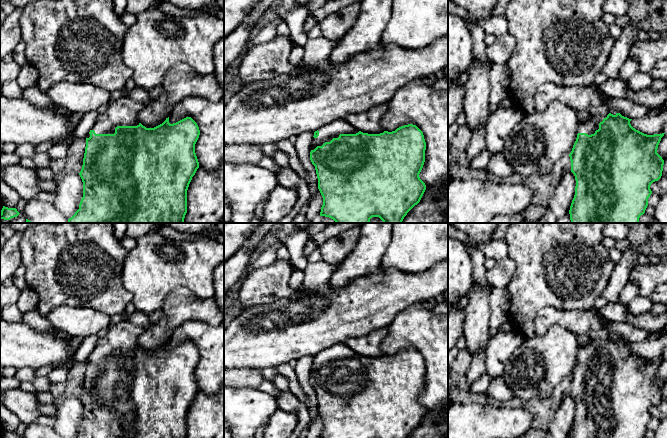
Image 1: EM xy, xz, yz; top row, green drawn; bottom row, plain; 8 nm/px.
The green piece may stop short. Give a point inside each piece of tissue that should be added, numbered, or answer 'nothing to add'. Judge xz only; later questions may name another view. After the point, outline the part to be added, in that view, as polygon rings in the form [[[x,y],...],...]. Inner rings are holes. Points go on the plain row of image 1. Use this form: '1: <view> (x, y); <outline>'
1: xz (332, 354); [[[345,343],[335,344],[321,351],[318,355],[319,360],[312,363],[311,374],[317,370],[322,370],[325,366],[330,366],[333,362],[338,362],[340,358],[356,358],[359,356]]]

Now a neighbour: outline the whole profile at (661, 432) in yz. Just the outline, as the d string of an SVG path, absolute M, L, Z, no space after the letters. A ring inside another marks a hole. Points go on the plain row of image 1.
M667 418L660 420L659 426L654 432L654 438L667 438Z

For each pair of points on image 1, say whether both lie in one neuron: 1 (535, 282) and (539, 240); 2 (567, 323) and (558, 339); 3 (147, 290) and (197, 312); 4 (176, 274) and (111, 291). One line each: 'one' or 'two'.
1: one
2: two
3: two
4: two

